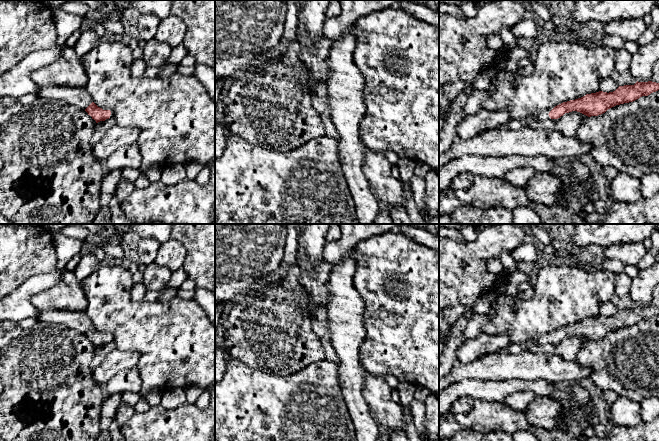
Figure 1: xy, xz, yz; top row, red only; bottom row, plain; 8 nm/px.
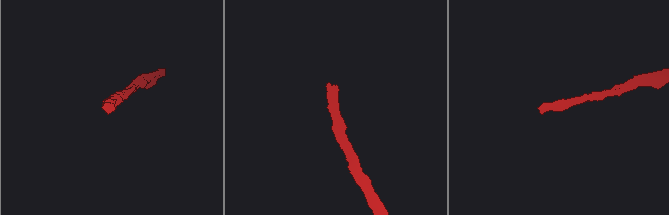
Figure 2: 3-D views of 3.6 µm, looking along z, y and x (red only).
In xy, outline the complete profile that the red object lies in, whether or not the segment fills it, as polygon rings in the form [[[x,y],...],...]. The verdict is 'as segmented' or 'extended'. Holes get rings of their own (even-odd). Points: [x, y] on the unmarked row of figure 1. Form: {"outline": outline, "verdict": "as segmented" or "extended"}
{"outline": [[[92,326],[85,335],[98,347],[113,341],[113,335],[109,332],[100,332]]], "verdict": "extended"}

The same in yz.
{"outline": [[[636,306],[634,309],[619,310],[613,316],[599,315],[596,317],[586,318],[585,320],[563,326],[553,332],[539,337],[533,341],[528,341],[523,344],[510,344],[504,349],[508,354],[518,354],[525,350],[536,349],[538,346],[550,343],[558,343],[565,337],[572,335],[580,336],[588,341],[598,340],[605,337],[608,333],[633,326],[642,320],[648,320],[659,314],[659,307]]], "verdict": "extended"}

